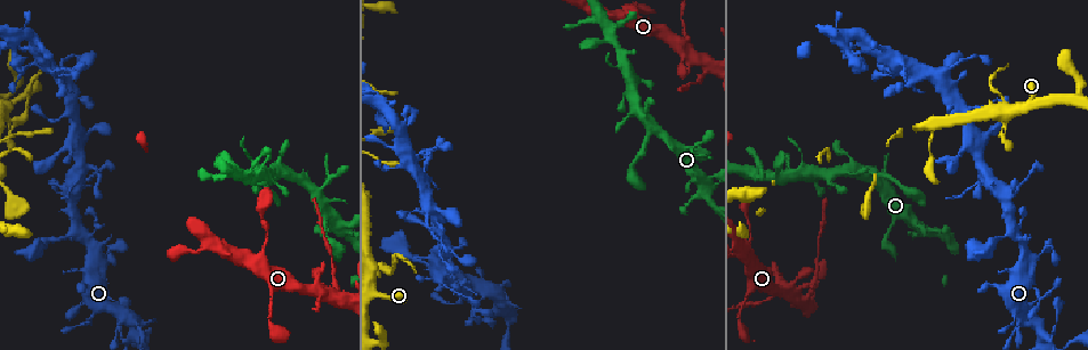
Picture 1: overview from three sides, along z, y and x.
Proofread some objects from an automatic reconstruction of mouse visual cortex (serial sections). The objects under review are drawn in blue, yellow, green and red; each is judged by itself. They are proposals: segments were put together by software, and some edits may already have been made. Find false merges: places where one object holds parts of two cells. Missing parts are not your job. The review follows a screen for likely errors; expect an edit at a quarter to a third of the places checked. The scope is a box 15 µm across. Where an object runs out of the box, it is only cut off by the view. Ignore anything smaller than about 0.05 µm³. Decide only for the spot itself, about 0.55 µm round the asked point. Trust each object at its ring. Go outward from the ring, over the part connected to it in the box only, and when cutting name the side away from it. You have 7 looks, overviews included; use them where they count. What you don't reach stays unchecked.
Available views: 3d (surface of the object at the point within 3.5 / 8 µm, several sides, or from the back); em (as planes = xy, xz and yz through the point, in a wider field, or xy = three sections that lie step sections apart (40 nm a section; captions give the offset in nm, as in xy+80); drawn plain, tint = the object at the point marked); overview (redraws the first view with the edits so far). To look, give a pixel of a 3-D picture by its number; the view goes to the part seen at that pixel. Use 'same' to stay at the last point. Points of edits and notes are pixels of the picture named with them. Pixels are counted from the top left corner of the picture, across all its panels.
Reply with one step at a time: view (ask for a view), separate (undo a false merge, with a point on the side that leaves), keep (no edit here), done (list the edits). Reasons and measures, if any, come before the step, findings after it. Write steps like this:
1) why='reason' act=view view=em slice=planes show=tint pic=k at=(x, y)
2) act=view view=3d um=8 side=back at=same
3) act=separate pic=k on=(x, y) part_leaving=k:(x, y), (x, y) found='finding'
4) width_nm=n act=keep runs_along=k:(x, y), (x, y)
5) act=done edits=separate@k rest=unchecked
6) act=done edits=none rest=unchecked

why='thin neck' act=view view=3d um=3.5 pic=1 at=(321, 287)

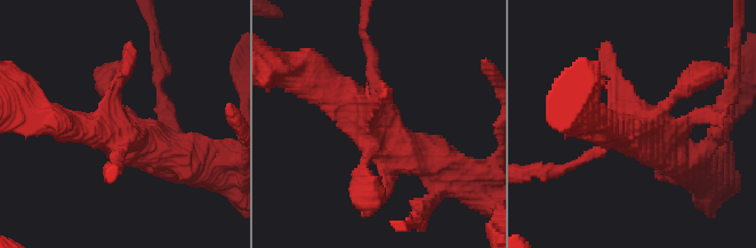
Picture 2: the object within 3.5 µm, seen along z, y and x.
act=view view=em slice=xy step=1 show=tint pic=2 at=(370, 139)

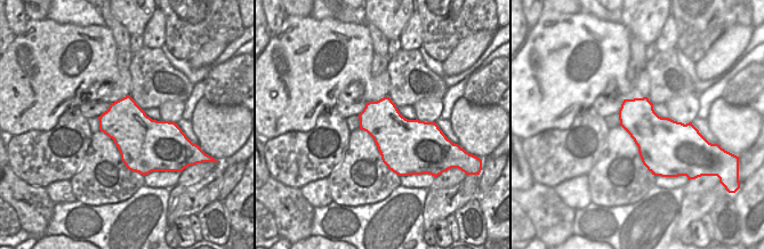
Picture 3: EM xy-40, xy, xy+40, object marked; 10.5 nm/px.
act=keep runs_along=2:(314, 81), (402, 149), (441, 166) found='one cell here'

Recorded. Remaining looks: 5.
why='thin arm on a thick one' act=view view=3d um=8 side=back pic=1 at=(706, 191)

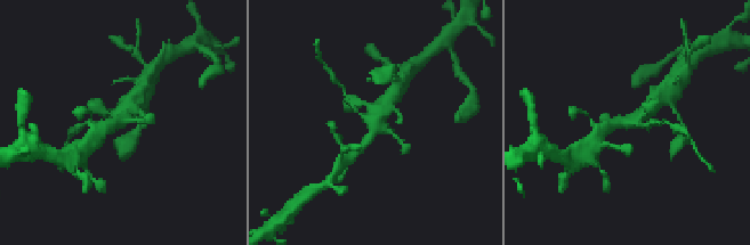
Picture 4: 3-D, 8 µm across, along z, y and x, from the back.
act=view view=3d um=3.5 pic=4 at=(631, 122)

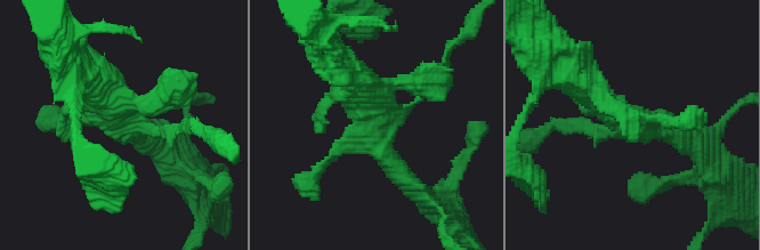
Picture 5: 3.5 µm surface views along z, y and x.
why='now the EM' act=view view=em slice=xy step=3 show=tint pic=5 at=(377, 124)

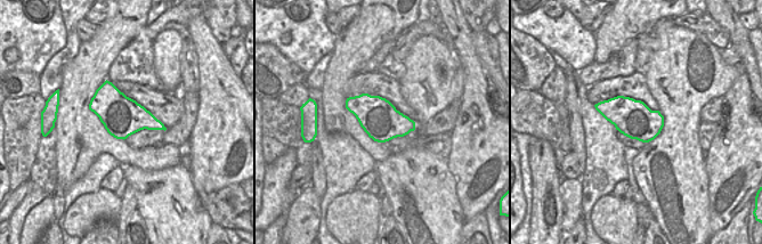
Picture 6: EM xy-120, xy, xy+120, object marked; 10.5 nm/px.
width_nm=400 act=separate pic=5 on=(582, 126) found='two cells meet here'

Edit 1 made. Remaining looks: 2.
act=done edits=separate@5 rest=unchecked

